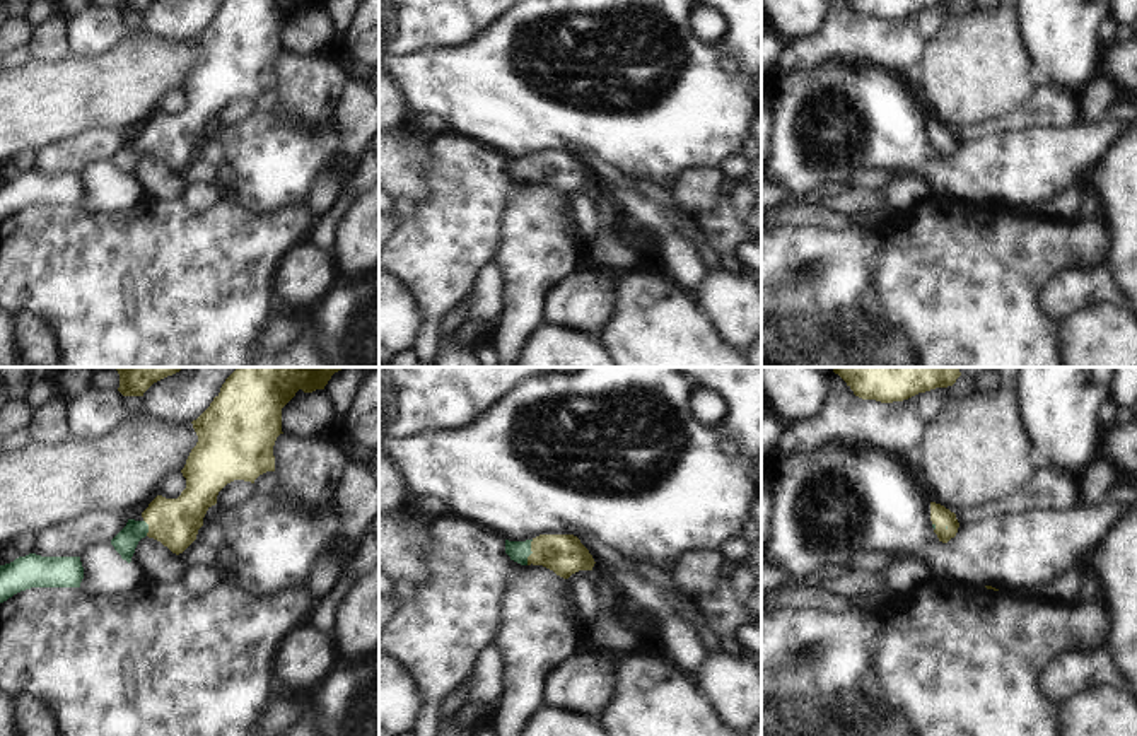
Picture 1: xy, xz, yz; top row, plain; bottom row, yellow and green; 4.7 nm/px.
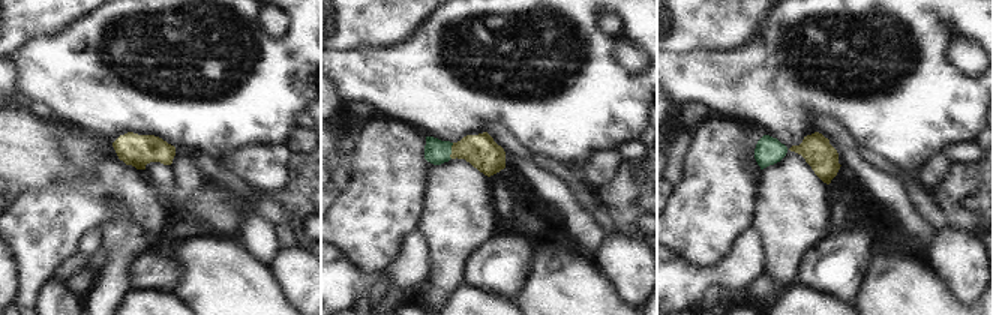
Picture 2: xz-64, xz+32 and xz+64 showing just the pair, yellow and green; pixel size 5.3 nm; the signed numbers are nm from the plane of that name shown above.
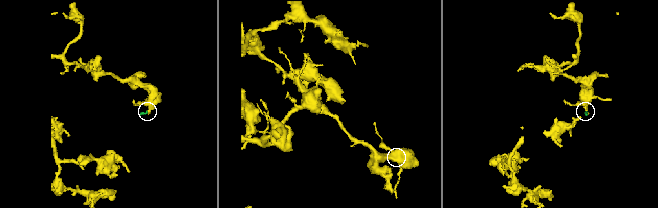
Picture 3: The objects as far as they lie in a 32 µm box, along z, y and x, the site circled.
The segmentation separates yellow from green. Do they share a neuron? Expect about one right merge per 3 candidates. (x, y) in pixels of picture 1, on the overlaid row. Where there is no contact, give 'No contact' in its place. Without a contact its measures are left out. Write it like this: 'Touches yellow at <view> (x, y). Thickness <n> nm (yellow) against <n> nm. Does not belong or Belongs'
Touches yellow at xz (531, 550). Thickness 190 nm (yellow) against 100 nm. Belongs.

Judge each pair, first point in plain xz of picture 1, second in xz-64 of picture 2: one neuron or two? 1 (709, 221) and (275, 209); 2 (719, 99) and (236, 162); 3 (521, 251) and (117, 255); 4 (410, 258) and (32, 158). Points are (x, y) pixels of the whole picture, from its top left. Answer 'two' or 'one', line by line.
1: two
2: two
3: one
4: two

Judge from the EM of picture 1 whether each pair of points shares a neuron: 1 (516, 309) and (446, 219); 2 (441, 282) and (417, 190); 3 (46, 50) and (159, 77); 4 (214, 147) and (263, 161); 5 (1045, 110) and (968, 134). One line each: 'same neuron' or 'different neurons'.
1: different neurons
2: different neurons
3: different neurons
4: different neurons
5: same neuron

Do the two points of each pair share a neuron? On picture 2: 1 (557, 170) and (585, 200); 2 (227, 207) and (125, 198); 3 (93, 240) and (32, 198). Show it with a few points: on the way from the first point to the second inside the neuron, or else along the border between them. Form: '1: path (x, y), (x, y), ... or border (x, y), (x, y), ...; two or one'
1: path (566, 174), (581, 191); one
2: border (140, 174), (156, 192), (173, 224); two
3: border (95, 227), (80, 239), (77, 249); two

